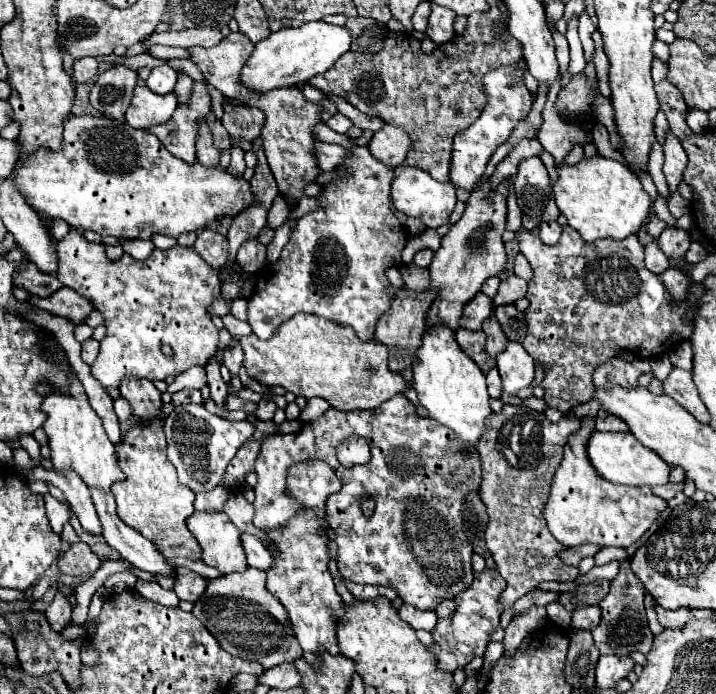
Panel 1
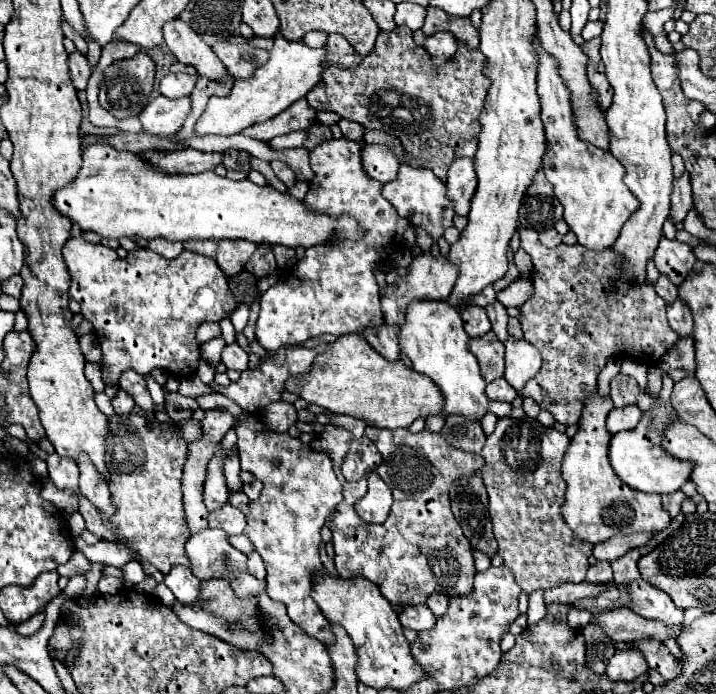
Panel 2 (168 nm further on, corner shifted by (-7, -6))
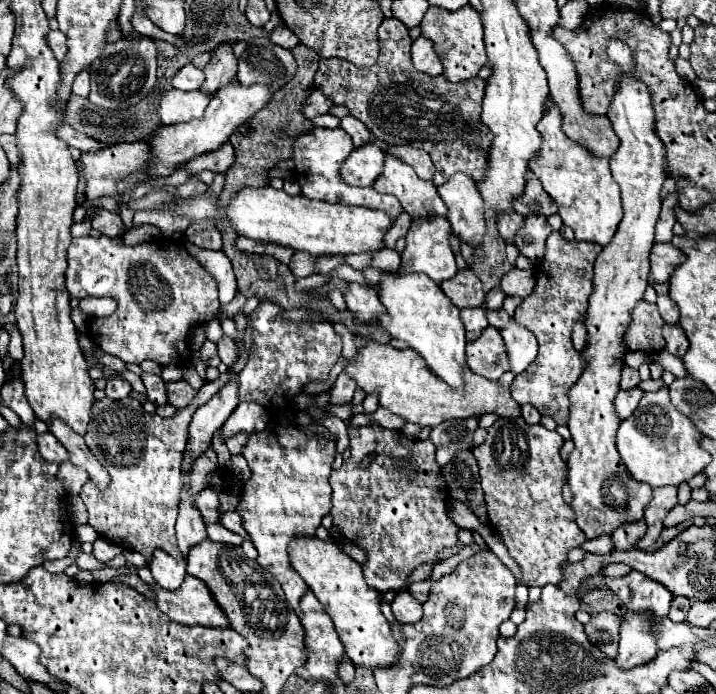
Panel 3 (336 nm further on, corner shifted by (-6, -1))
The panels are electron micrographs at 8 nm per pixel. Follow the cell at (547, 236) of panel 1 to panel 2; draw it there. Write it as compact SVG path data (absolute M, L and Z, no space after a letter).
M549 228L549 230L545 230L545 232L539 234L539 240L541 240L543 246L547 246L547 248L555 248L555 246L559 246L559 244L563 242L563 236L561 236L555 228Z

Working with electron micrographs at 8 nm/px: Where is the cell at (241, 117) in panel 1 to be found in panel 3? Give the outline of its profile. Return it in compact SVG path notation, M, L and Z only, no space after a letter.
M314 89L312 95L310 95L310 99L308 99L308 103L304 103L302 113L304 113L308 119L312 119L312 117L318 117L318 115L328 113L328 109L330 109L332 105L334 105L334 103L332 103L332 99L330 99L328 95L324 95L324 93L320 93L318 89Z

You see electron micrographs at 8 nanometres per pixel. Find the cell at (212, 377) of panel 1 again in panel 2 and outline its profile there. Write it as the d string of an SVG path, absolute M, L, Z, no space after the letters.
M213 338L213 340L205 342L205 344L201 344L201 356L205 358L207 364L217 366L219 360L221 360L221 350L223 350L223 348L225 348L223 338Z

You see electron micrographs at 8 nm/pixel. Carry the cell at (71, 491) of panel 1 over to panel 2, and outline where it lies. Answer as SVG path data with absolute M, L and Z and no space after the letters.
M49 454L47 458L49 478L59 490L73 490L77 498L81 498L79 490L79 466L73 460L65 460L57 454Z

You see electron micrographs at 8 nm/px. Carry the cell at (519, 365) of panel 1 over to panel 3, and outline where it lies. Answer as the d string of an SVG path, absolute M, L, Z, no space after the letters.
M510 319L510 323L500 333L508 349L512 371L518 375L536 359L538 341L530 329L518 325L514 319Z

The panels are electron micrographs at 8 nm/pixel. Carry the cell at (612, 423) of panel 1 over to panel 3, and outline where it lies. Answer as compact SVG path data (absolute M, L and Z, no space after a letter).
M628 389L628 391L618 391L616 399L614 399L614 405L616 405L616 411L618 411L618 417L620 419L628 419L632 415L632 411L636 409L638 401L642 399L644 391L642 389Z

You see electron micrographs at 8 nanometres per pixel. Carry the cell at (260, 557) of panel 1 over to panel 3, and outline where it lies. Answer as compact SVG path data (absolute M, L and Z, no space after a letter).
M212 523L212 525L206 525L206 531L208 531L208 539L216 541L216 543L226 543L226 545L240 545L244 539L232 531L228 531L224 525L220 523Z

